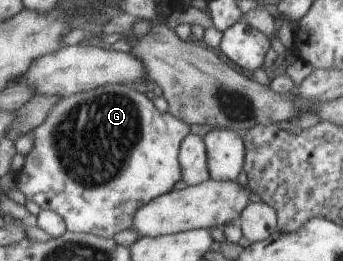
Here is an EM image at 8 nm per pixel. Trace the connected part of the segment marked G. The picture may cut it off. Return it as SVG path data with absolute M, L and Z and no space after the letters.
M105 85L105 87L98 87L95 90L86 92L79 92L70 96L64 96L59 100L57 105L54 105L45 119L45 123L41 127L37 127L30 131L31 137L34 139L34 146L32 150L24 157L24 164L20 172L16 185L18 189L25 195L28 201L33 201L42 210L55 211L65 219L67 229L72 232L82 234L95 234L105 238L112 238L120 231L131 229L135 215L141 207L149 205L151 201L155 201L162 195L171 193L173 187L181 181L183 173L181 171L180 163L180 149L184 139L191 133L191 127L184 120L179 119L178 116L166 112L159 111L155 107L154 99L149 99L147 93L141 93L131 85Z

